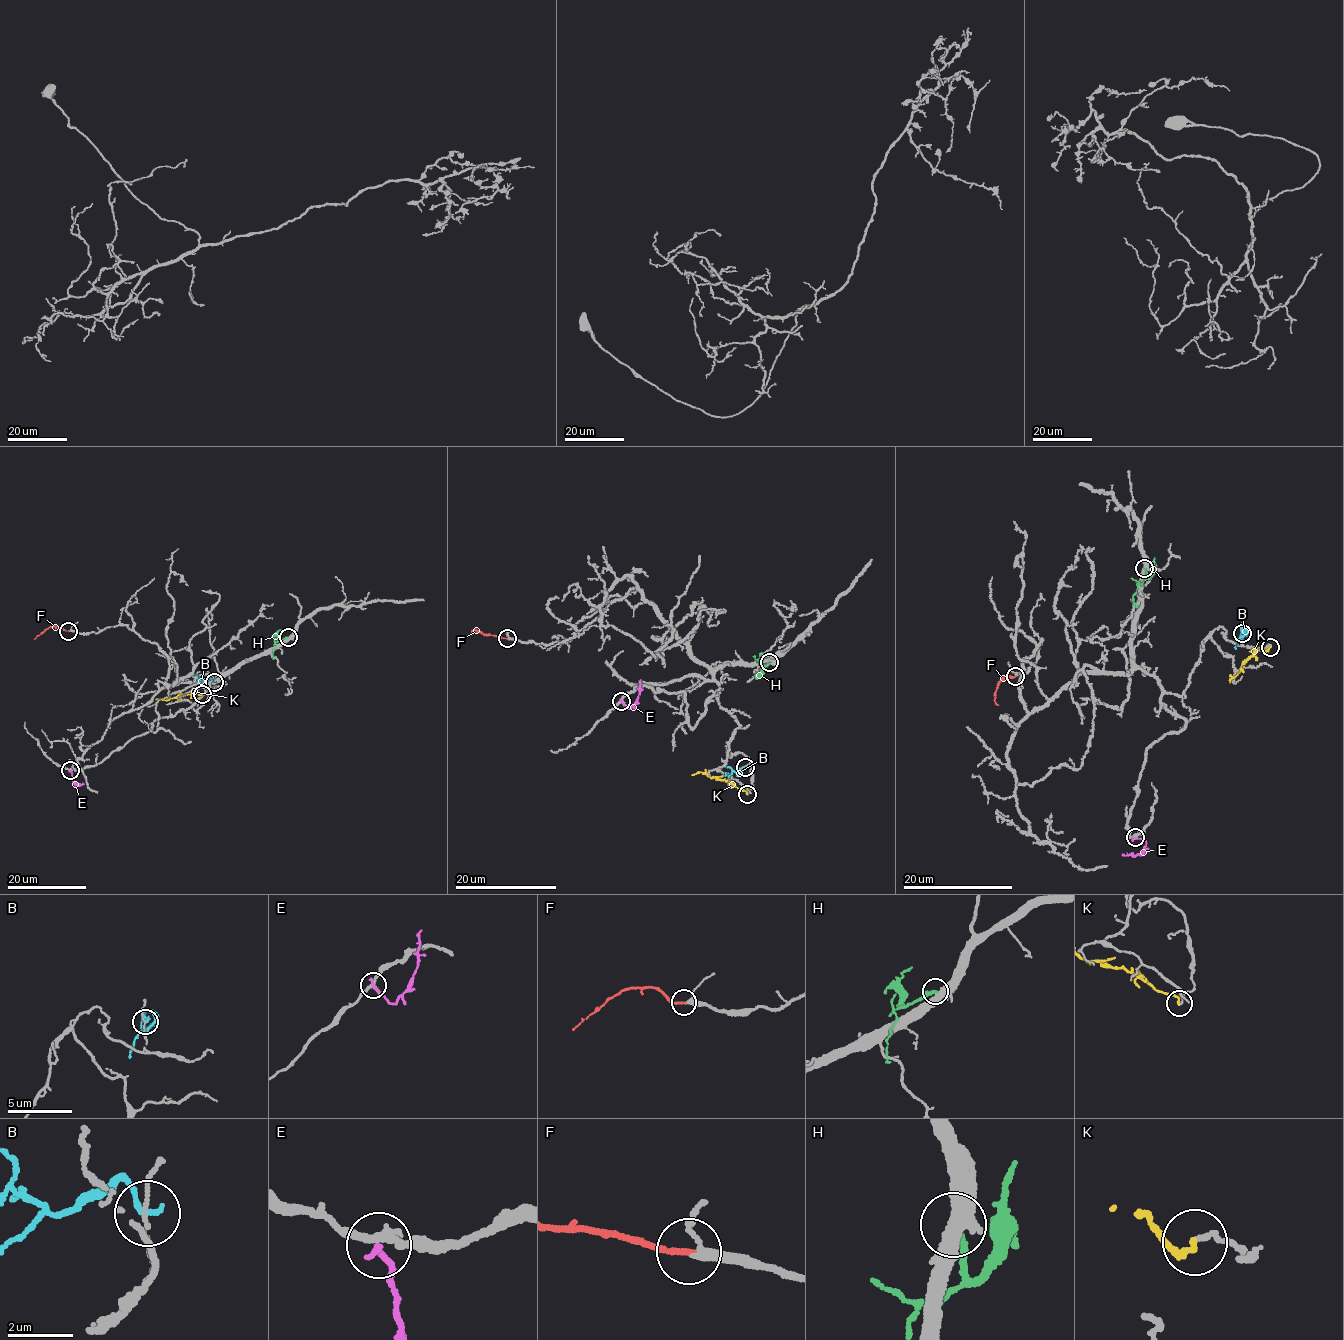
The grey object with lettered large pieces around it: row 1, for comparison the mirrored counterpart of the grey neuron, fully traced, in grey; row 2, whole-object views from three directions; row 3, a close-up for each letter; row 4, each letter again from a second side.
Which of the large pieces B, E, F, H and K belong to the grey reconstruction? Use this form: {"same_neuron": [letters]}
{"same_neuron": ["F"]}

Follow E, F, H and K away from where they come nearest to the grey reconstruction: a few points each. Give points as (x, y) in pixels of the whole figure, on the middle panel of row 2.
E: (621, 702), (629, 708), (632, 706), (640, 693), (640, 679)
F: (507, 638), (475, 629), (472, 634)
H: (769, 662), (763, 667), (758, 662), (759, 653), (766, 655)
K: (747, 794), (728, 781), (702, 772), (692, 774)

